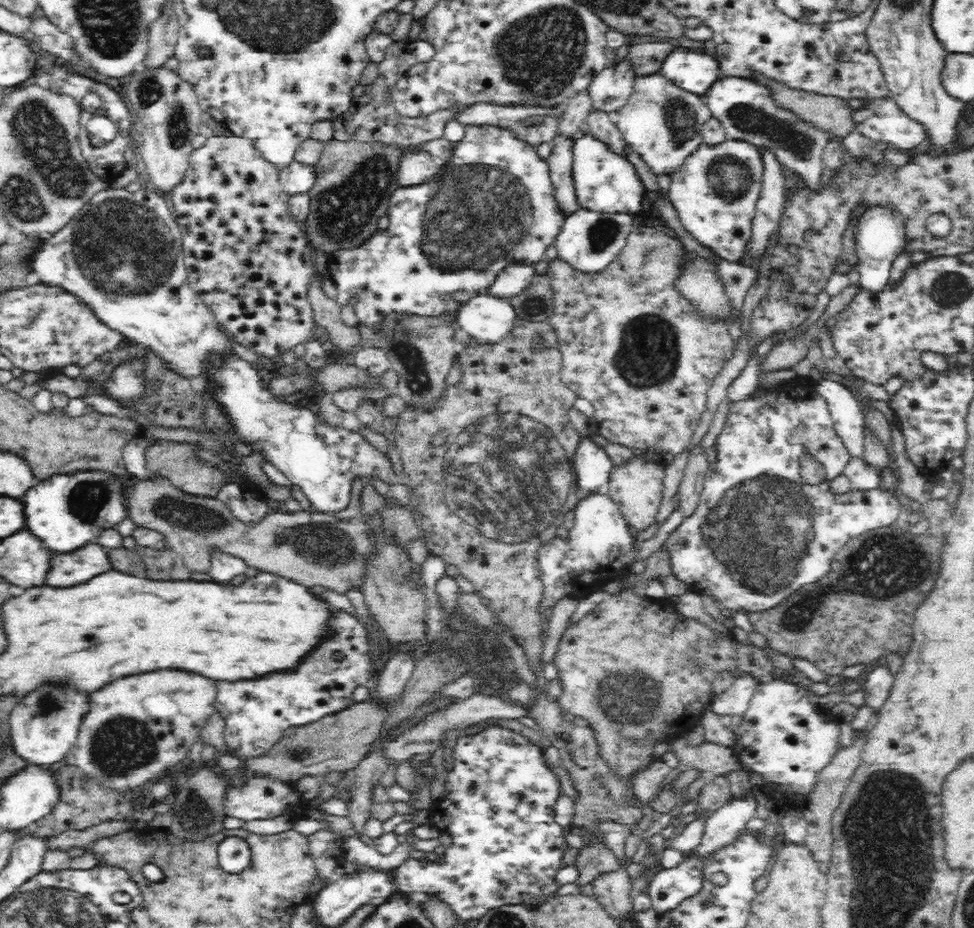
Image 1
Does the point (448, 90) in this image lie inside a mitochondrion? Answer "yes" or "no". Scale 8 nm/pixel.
no

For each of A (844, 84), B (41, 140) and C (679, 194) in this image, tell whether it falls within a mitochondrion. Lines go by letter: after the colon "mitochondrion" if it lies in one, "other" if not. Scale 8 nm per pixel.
A: other
B: mitochondrion
C: other

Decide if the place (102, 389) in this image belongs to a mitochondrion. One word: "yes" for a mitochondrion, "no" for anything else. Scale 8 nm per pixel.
no

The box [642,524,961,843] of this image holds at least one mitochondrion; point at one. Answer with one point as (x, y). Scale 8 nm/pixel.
(895, 566)

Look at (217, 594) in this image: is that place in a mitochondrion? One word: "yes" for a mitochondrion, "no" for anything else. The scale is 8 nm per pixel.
no

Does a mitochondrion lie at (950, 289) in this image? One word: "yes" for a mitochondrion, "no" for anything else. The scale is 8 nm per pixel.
yes

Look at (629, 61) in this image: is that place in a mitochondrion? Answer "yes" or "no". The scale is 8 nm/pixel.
no

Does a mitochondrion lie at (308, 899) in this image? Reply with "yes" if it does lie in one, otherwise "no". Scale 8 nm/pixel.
no

